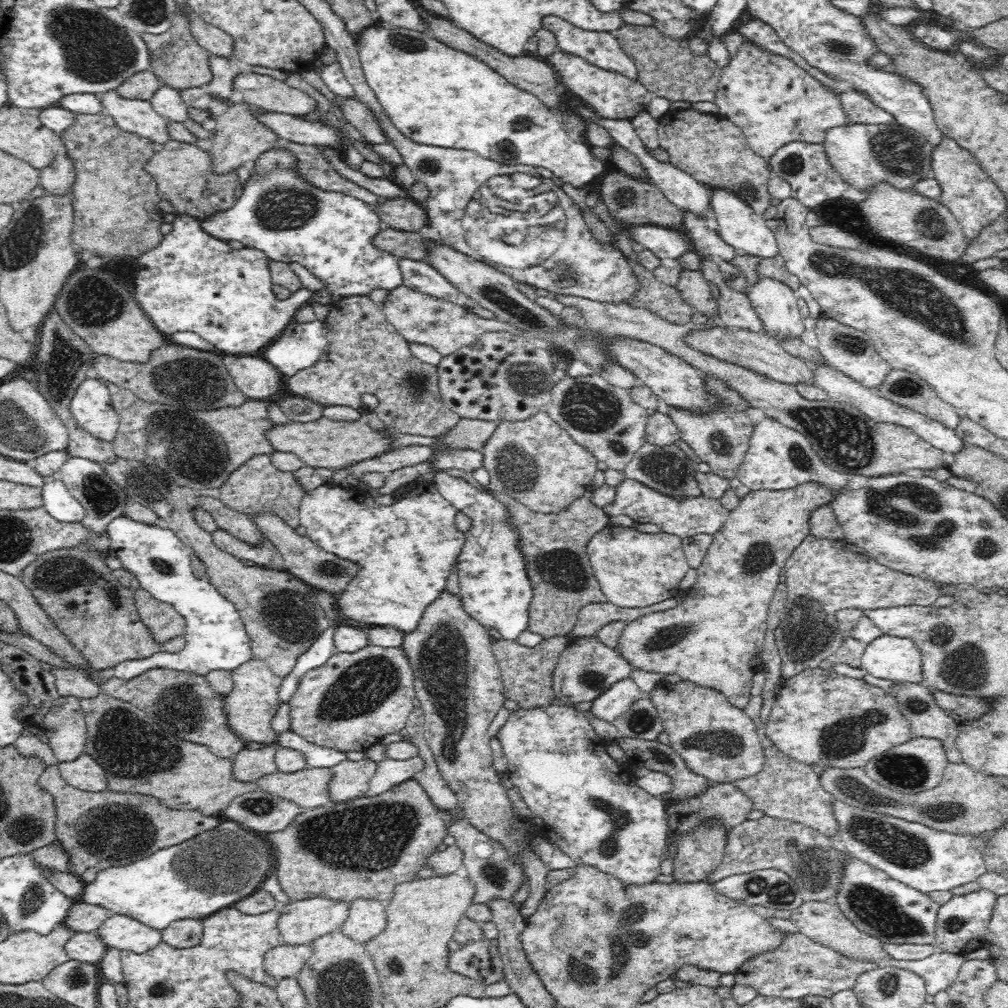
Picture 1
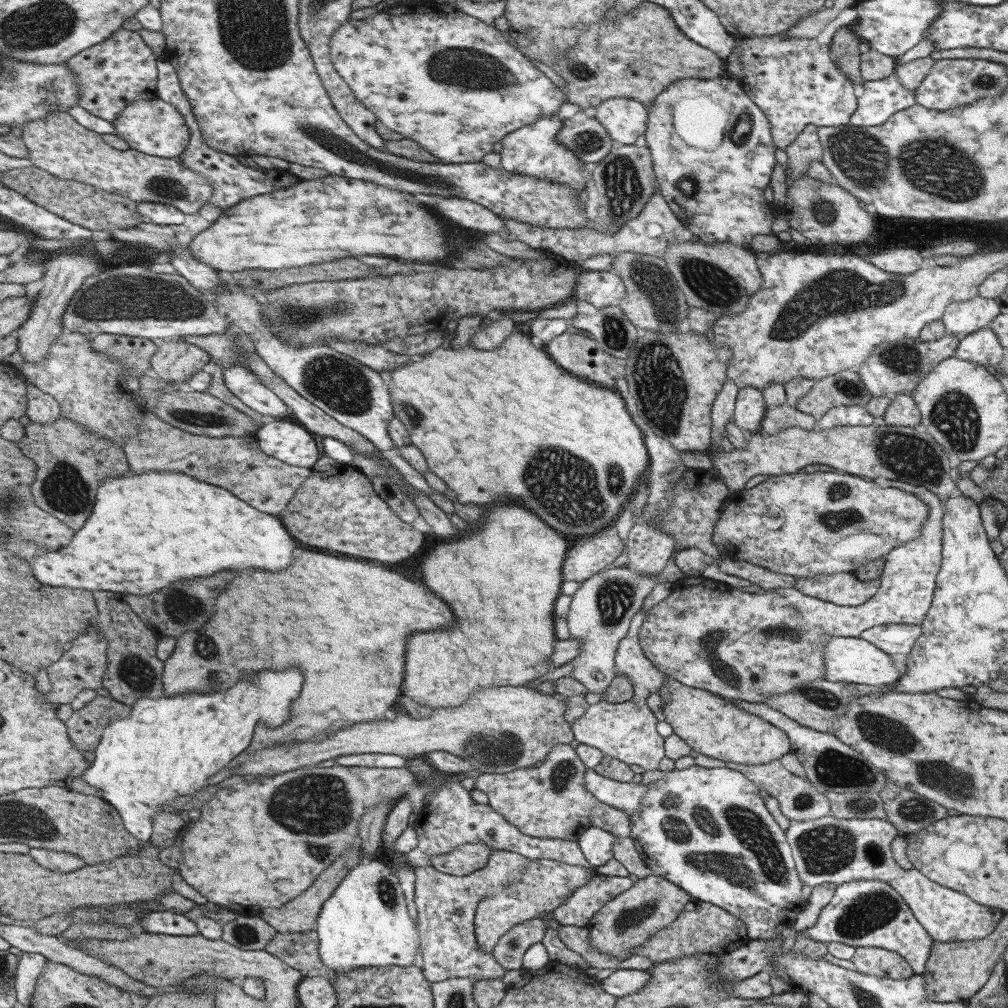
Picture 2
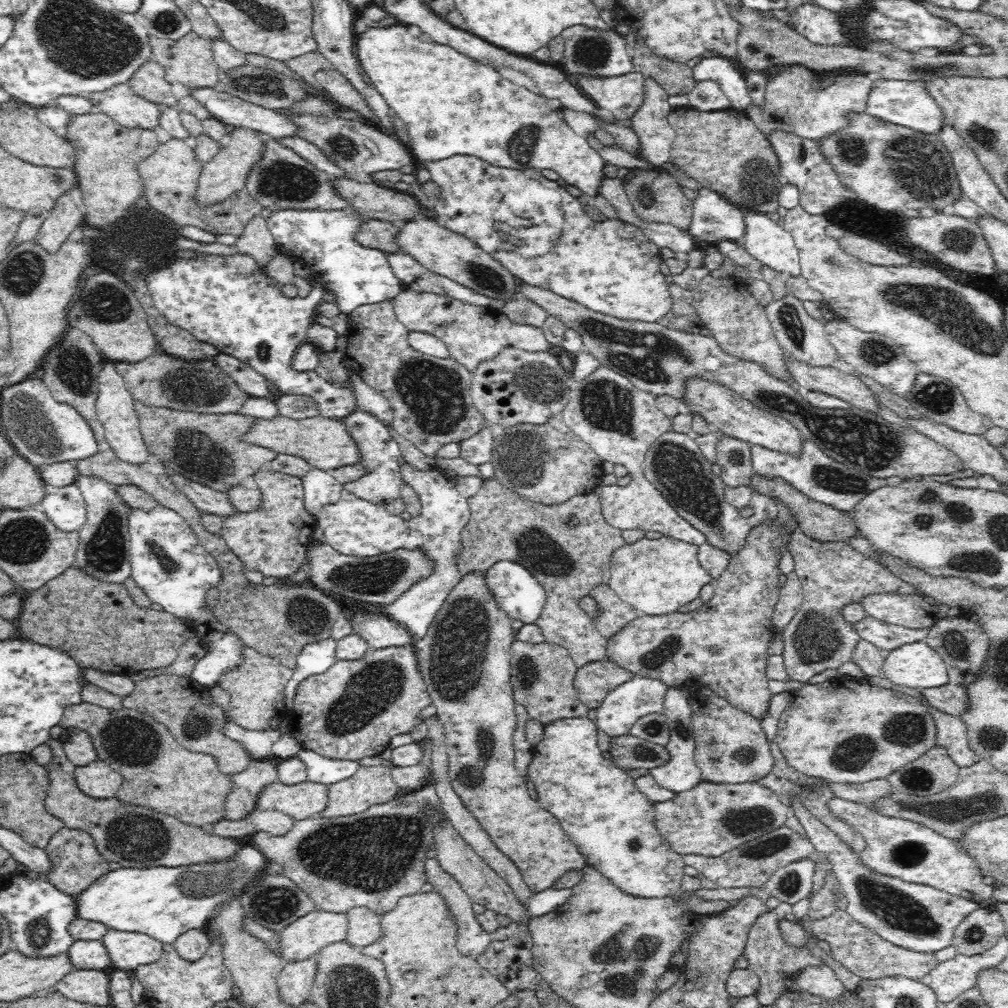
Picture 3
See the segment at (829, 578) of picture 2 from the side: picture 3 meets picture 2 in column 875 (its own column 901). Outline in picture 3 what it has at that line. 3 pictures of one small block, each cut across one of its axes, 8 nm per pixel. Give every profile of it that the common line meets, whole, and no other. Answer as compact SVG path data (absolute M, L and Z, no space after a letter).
M794 532L788 542L788 550L796 562L796 574L802 580L804 600L802 610L784 628L784 666L794 682L808 682L812 676L826 672L828 668L840 668L846 662L854 662L854 648L862 636L854 630L854 624L842 618L844 606L862 602L870 594L914 594L916 590L904 580L896 578L888 568L876 564L848 546L848 542L818 542L802 532Z

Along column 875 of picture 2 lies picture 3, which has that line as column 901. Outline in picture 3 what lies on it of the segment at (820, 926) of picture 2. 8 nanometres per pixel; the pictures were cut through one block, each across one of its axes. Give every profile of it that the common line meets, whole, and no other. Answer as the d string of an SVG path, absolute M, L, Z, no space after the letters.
M792 796L792 814L794 818L800 820L804 830L810 836L810 842L816 846L820 856L832 862L836 876L832 882L836 884L842 894L846 894L846 912L860 924L864 924L868 930L874 930L878 936L884 940L912 950L912 952L922 952L922 954L936 954L948 946L952 946L954 940L954 930L960 926L960 922L974 910L988 908L992 904L978 904L972 902L964 896L948 894L944 890L932 888L932 886L920 886L920 884L910 884L900 878L890 878L884 874L876 874L870 868L866 868L858 854L854 854L840 836L836 836L830 828L826 828L824 822L820 822L814 814L808 812L800 796Z

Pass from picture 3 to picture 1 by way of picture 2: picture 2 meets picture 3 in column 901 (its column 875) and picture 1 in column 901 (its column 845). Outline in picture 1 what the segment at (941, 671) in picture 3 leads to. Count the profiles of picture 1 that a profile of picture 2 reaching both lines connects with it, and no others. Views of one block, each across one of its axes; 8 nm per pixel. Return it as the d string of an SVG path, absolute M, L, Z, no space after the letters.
M880 636L868 644L860 666L876 678L888 678L892 682L924 684L922 678L922 654L912 638Z

